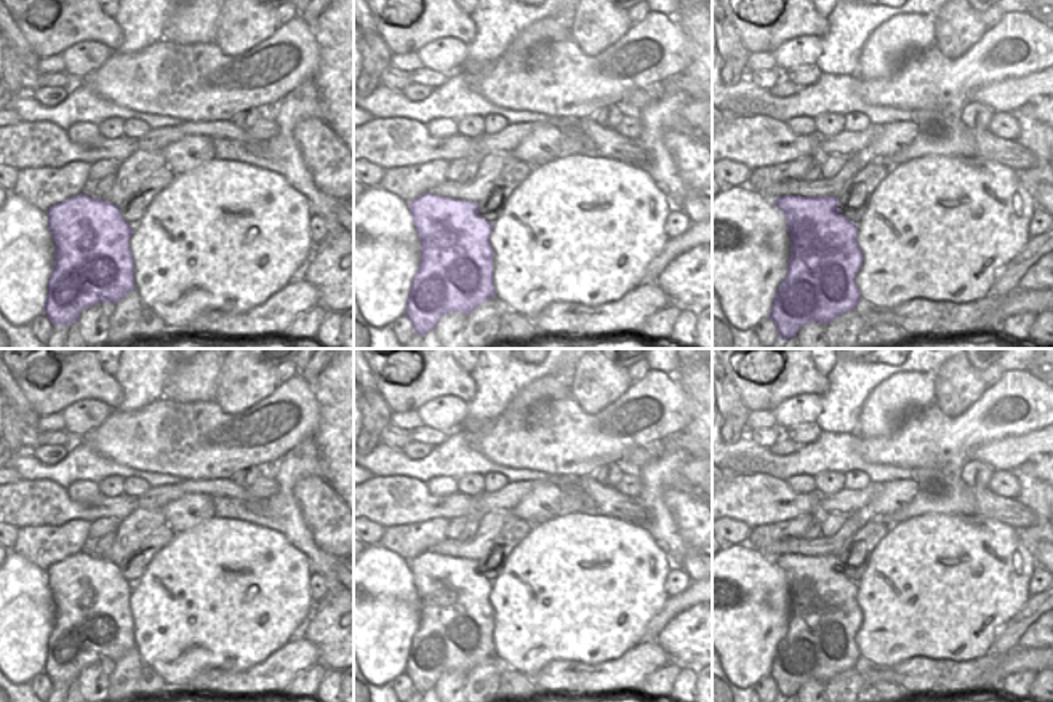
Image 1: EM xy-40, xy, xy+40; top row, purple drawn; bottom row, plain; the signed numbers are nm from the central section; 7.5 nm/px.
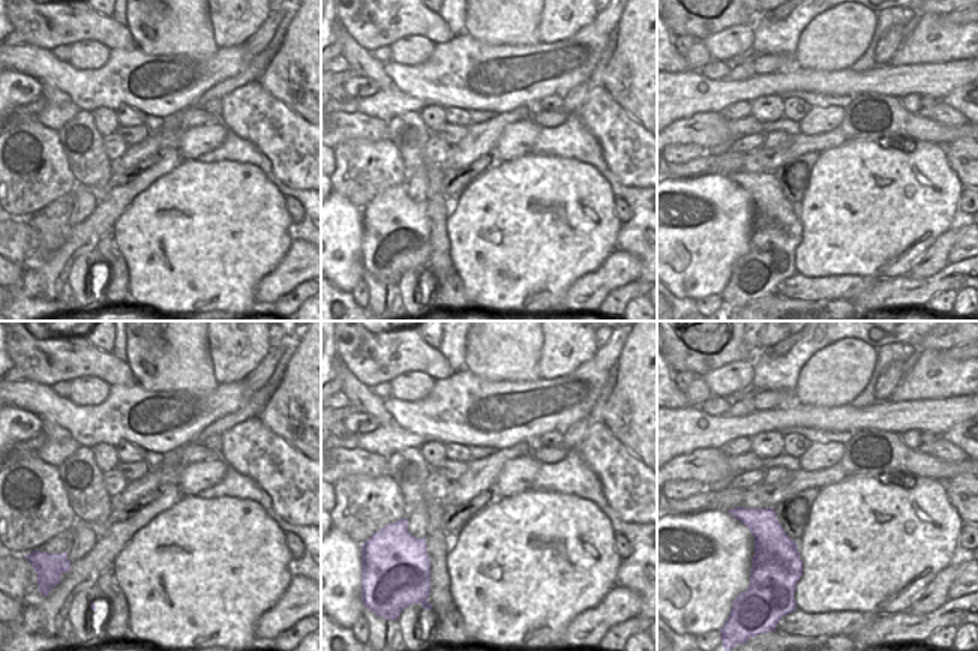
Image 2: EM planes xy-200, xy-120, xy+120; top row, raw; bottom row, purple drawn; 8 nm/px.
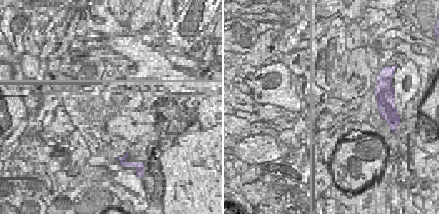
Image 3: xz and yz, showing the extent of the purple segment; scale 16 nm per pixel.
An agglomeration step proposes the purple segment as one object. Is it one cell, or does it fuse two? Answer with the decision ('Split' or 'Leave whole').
Split.

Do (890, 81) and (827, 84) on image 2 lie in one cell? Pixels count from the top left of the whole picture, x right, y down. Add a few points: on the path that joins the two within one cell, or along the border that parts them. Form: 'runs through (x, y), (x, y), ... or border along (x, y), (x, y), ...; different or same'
runs through (875, 81), (842, 83); same

